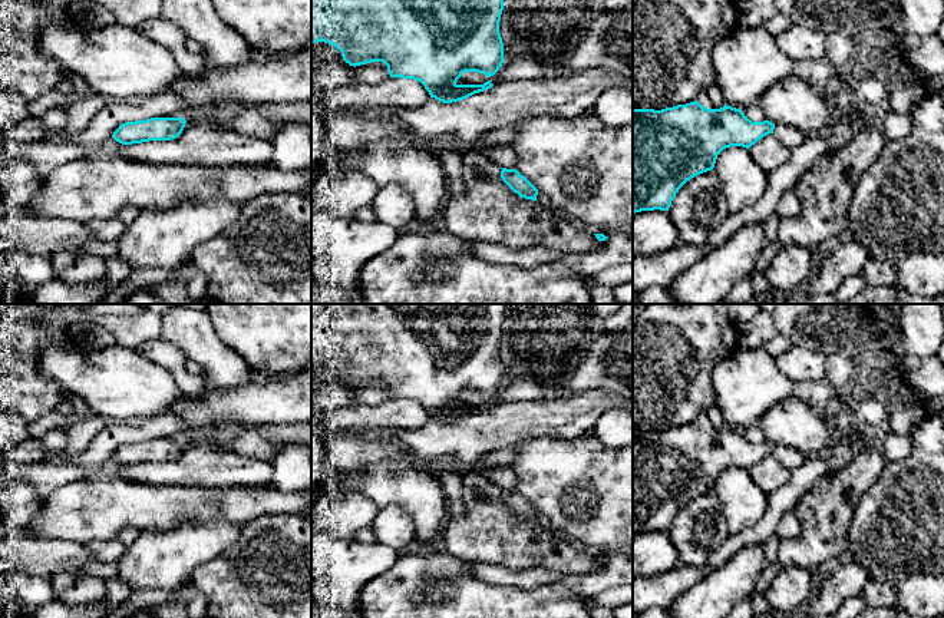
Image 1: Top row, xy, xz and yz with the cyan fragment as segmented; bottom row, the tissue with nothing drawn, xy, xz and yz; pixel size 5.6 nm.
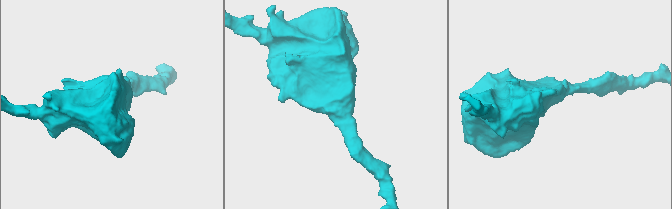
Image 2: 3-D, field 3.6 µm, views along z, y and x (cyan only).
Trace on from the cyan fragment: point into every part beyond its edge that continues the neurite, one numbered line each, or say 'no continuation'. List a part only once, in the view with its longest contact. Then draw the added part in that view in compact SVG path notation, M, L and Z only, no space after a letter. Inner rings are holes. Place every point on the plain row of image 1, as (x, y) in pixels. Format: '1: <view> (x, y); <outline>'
no continuation

